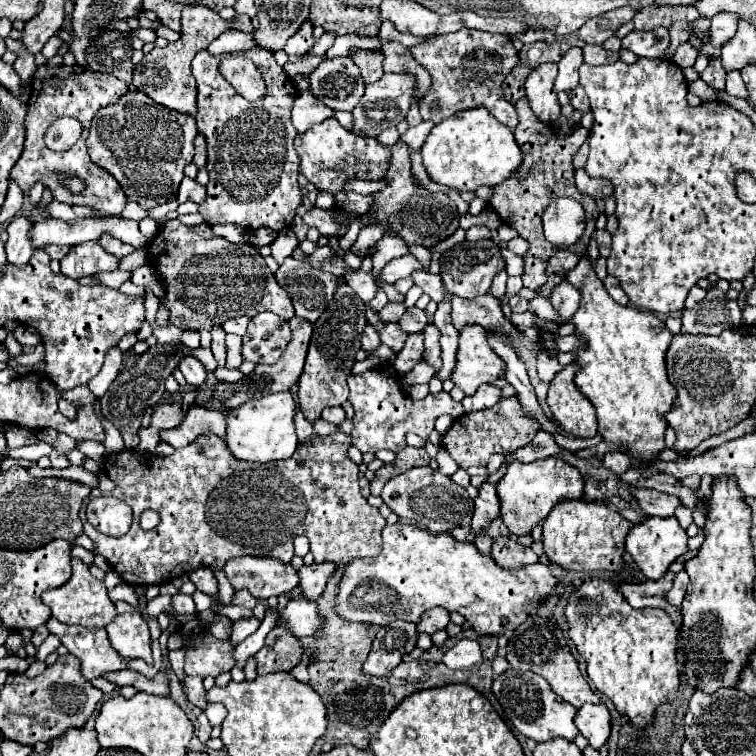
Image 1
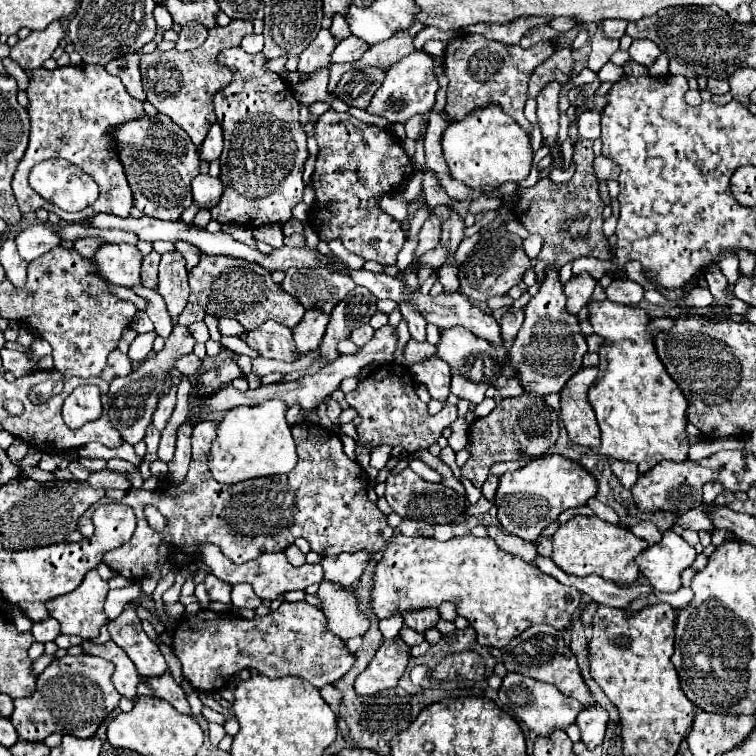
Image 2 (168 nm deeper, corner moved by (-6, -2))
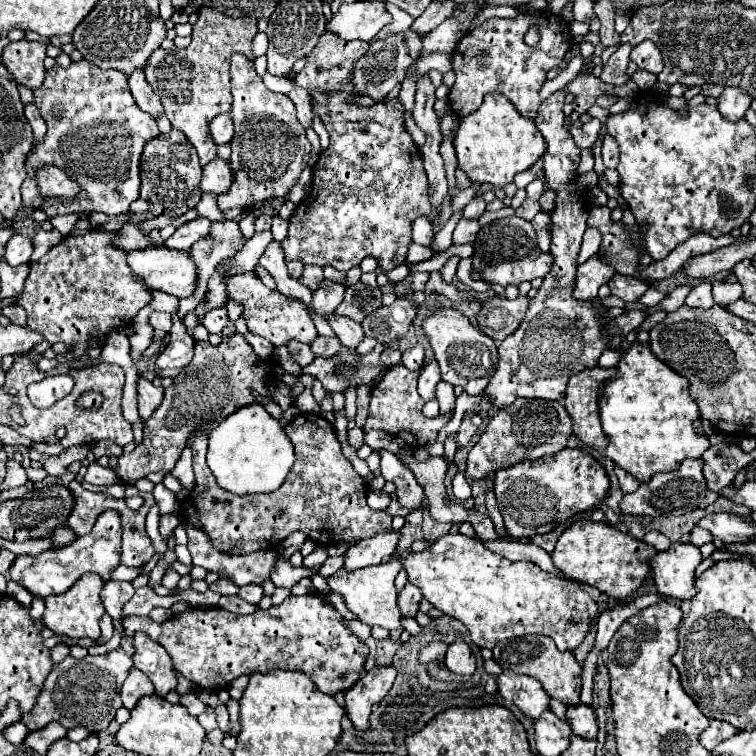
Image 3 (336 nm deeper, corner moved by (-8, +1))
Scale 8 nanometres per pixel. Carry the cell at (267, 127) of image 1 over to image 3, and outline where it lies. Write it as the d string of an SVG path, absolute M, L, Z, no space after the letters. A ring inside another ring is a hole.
M232 55L232 121L234 137L230 141L232 155L232 187L228 193L218 195L218 209L252 209L270 199L286 199L290 189L298 183L302 169L306 167L308 155L312 151L310 141L306 139L304 127L296 119L296 109L284 93L270 91L262 77L254 69L254 61L246 55Z

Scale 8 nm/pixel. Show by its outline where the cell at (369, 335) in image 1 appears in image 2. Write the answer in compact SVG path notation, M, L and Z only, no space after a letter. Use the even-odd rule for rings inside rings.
M364 324L364 326L354 328L354 330L350 332L350 340L352 340L356 346L364 346L372 336L374 336L374 330L372 330L370 324Z

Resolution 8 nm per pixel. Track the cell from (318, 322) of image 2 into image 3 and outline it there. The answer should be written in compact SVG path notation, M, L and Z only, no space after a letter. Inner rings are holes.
M330 283L324 289L314 291L312 295L312 311L316 315L320 315L322 319L326 319L328 315L334 313L334 309L338 307L338 303L344 299L344 287L340 283Z

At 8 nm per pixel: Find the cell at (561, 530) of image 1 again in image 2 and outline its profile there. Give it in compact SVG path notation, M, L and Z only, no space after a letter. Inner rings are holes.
M574 516L566 524L562 524L554 534L552 562L566 574L598 574L600 578L616 584L632 584L638 578L638 566L634 564L634 558L646 548L646 540L634 536L622 526L612 526L596 516Z

